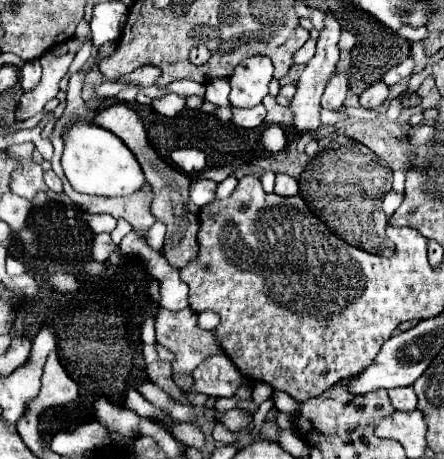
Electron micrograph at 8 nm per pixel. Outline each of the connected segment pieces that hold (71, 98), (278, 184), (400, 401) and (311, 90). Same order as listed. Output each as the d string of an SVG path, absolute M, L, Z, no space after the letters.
M81 70L70 75L66 92L67 105L62 117L54 126L53 132L55 136L61 136L61 129L68 122L69 118L76 117L78 120L82 120L90 113L90 110L81 97L84 79L88 72Z
M279 174L277 180L275 180L275 194L279 194L279 196L295 196L295 194L299 194L297 180L291 178L291 176Z
M407 386L407 388L391 388L389 398L391 398L391 404L397 410L403 410L403 412L413 410L415 404L417 404L417 396L413 392L413 386Z
M325 12L325 30L321 30L319 34L319 40L317 40L317 54L307 62L305 70L301 72L301 78L297 82L297 94L293 96L293 102L291 102L291 110L295 112L295 128L301 130L301 128L317 128L319 122L319 100L321 100L321 94L325 90L325 84L327 80L337 72L337 66L339 66L339 48L337 48L337 40L339 40L339 34L341 34L341 26L339 22L335 20L335 16L331 12Z

